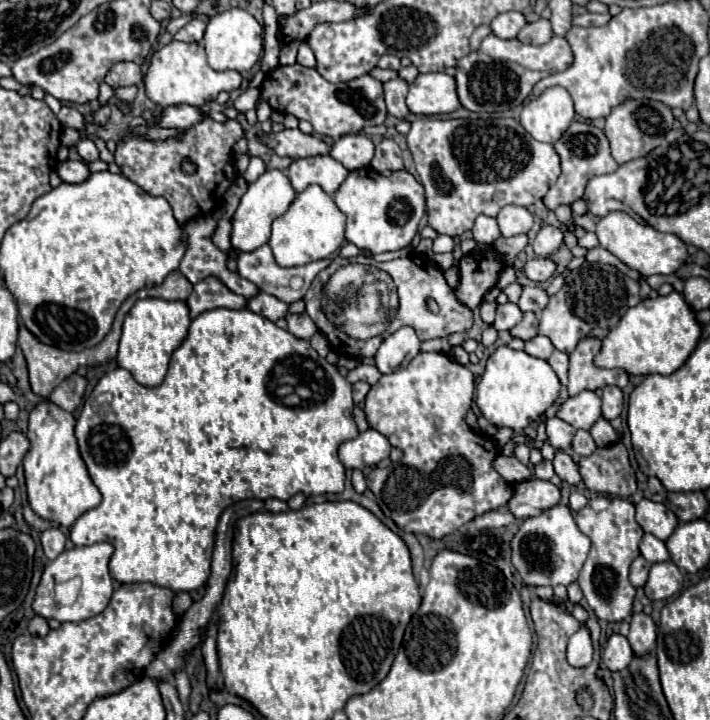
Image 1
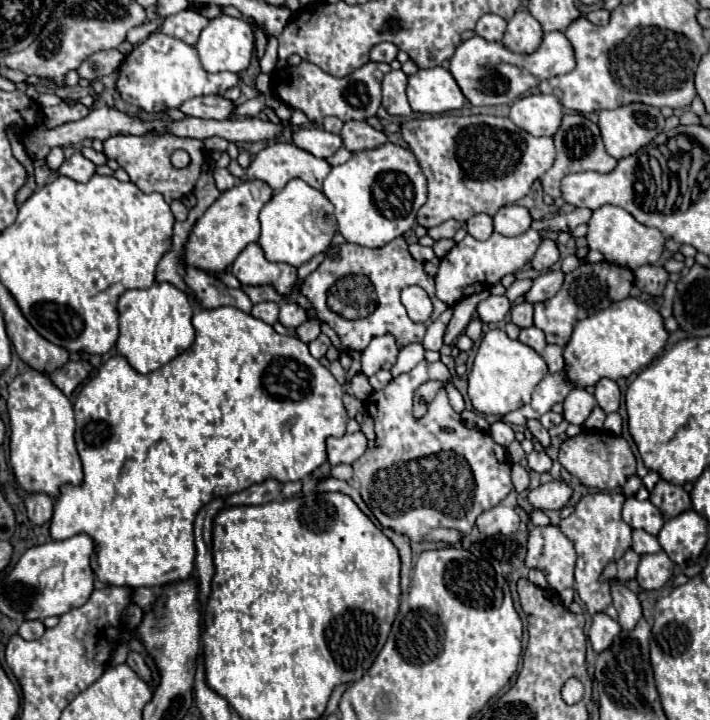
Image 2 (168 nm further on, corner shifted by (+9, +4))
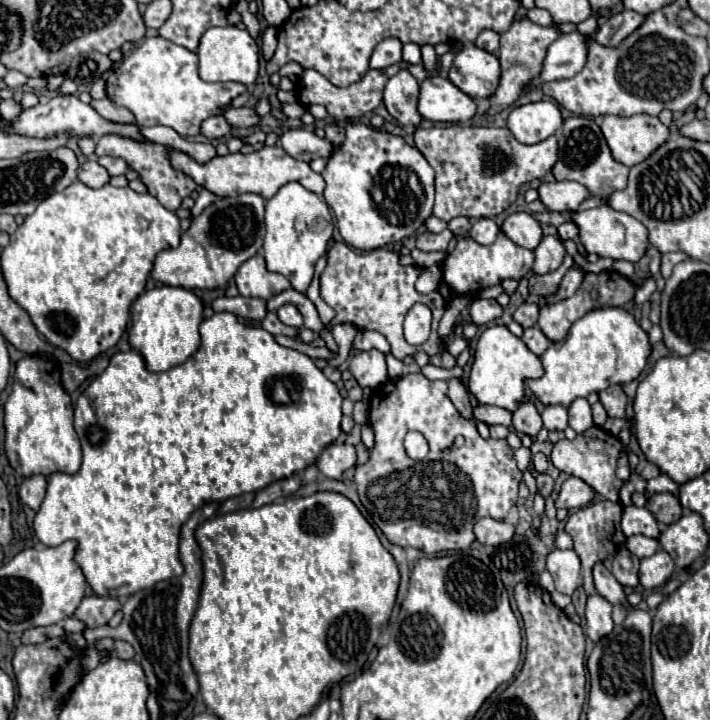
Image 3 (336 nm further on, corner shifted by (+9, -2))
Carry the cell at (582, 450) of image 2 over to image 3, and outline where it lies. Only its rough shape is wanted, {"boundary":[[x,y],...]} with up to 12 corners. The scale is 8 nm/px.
{"boundary":[[601,427],[557,441],[551,461],[619,501],[619,437]]}

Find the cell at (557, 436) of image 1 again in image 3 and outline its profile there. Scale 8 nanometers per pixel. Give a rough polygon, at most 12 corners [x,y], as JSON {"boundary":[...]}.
{"boundary":[[545,407],[541,417],[549,431],[563,431],[567,423],[567,407]]}

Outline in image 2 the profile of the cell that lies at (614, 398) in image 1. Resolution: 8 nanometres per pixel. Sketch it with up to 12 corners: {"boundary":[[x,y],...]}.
{"boundary":[[613,379],[595,385],[597,405],[605,413],[619,409],[621,393]]}

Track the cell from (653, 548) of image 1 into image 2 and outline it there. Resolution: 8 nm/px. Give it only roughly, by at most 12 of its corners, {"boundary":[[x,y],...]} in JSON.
{"boundary":[[633,531],[631,549],[639,555],[659,553],[661,545],[647,531]]}

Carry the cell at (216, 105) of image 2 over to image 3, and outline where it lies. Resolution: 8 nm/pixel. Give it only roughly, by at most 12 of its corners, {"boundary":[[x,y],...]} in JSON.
{"boundary":[[229,107],[225,117],[231,127],[255,127],[261,117],[255,109]]}

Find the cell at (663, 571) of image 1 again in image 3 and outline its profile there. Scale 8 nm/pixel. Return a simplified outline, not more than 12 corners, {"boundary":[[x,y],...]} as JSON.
{"boundary":[[659,549],[641,559],[639,581],[659,589],[675,569],[673,559]]}

